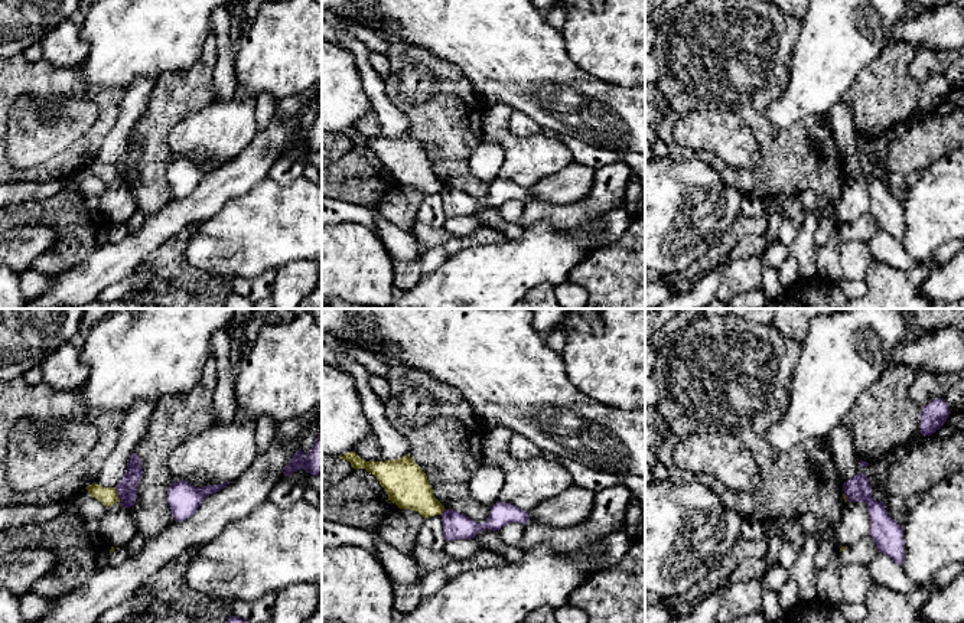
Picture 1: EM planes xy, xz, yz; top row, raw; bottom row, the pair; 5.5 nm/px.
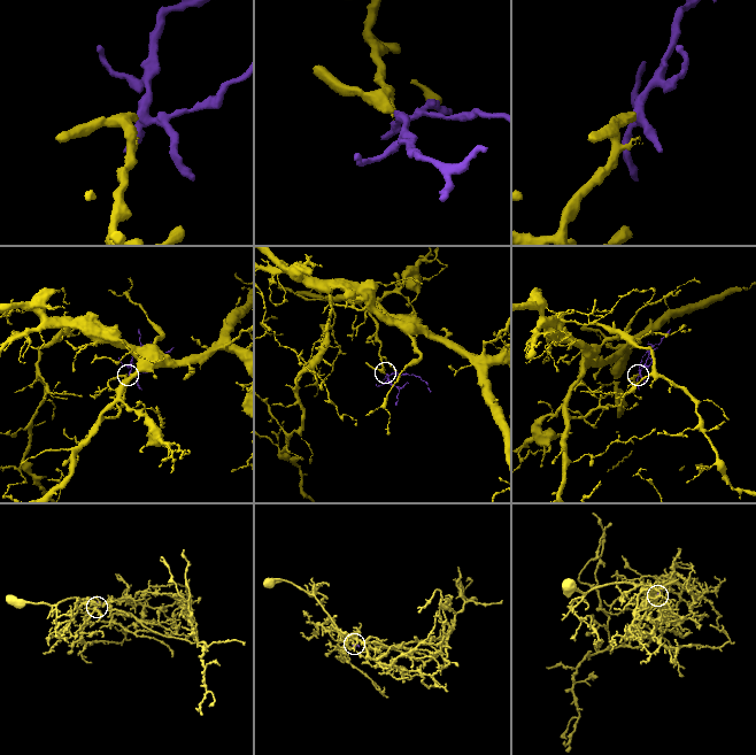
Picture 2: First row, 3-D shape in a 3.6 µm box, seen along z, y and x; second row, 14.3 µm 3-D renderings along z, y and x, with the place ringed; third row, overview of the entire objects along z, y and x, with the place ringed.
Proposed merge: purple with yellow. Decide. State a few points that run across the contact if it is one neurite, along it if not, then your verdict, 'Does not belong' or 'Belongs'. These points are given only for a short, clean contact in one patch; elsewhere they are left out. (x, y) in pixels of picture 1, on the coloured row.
Line: xy (114, 488), (120, 501). Does not belong

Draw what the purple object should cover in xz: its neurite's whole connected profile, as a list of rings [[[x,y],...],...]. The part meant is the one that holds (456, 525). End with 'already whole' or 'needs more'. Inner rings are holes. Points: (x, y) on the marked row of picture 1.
[[[499,500],[491,508],[491,513],[485,523],[479,523],[452,509],[444,509],[440,516],[446,541],[470,539],[485,529],[499,531],[511,522],[528,523],[530,521],[528,512]]] | already whole

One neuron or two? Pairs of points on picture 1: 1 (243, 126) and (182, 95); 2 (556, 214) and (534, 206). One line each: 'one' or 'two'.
1: two
2: one

